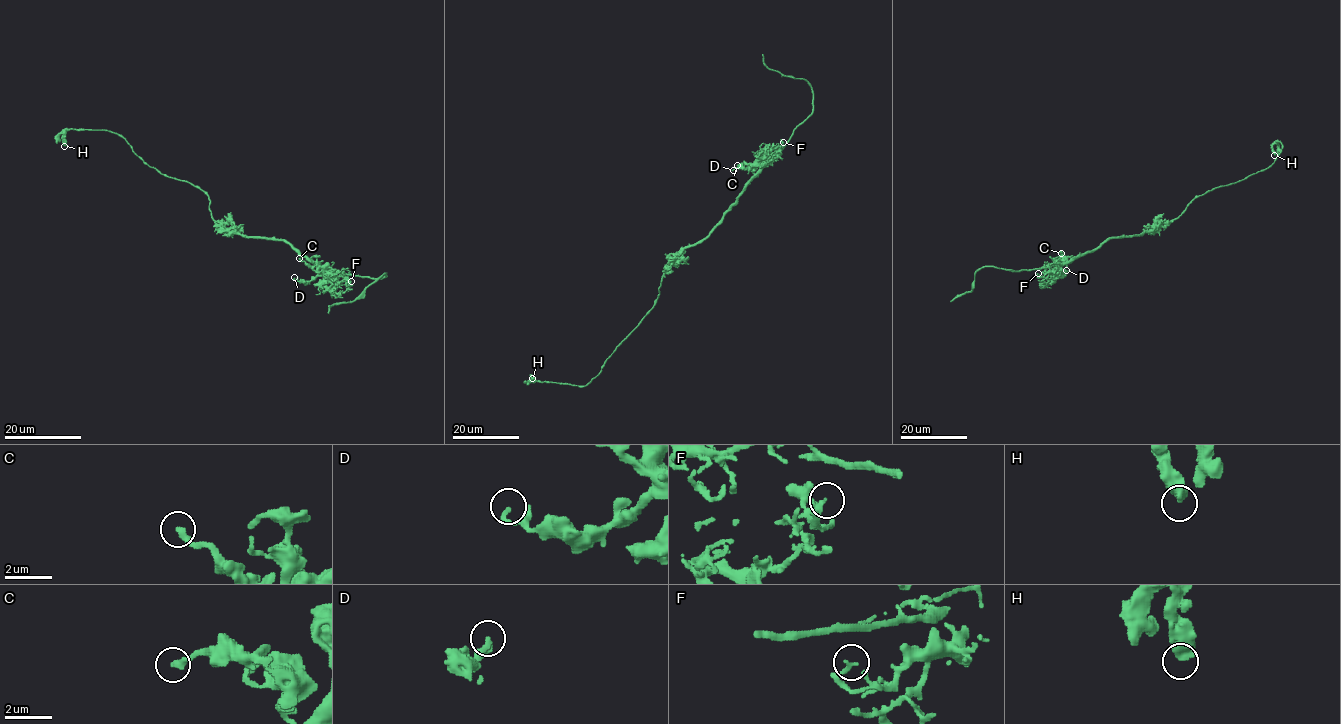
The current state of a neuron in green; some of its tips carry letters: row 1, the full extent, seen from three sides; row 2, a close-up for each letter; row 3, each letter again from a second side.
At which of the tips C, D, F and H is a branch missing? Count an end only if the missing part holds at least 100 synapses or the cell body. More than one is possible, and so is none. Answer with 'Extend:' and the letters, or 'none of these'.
Extend: none of these

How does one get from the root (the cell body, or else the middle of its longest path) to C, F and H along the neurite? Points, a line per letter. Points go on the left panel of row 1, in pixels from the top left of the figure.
C: (254, 236), (284, 239), (301, 255), (318, 262), (317, 268), (312, 270), (299, 258)
F: (254, 236), (284, 239), (332, 278), (347, 280), (350, 286), (351, 281)
H: (254, 236), (219, 224), (199, 188), (152, 167), (115, 133), (68, 129), (64, 146)

